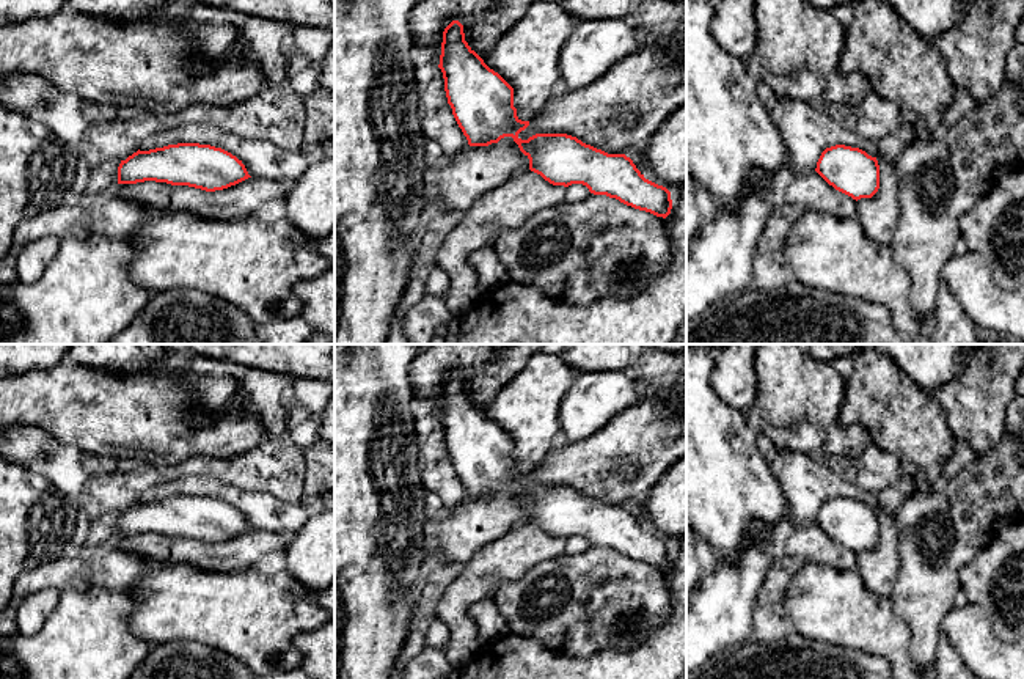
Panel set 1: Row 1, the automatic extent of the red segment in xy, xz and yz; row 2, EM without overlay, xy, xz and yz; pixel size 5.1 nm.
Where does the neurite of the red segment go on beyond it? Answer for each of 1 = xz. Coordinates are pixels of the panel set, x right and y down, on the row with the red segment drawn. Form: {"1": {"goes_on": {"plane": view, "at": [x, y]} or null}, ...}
{"1": {"goes_on": null}}

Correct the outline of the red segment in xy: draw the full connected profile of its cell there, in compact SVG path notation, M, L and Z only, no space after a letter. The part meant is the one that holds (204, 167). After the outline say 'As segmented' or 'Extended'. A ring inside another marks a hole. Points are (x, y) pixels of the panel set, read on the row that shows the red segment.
M177 143L137 151L118 167L118 184L144 181L223 190L251 178L236 156L210 145Z. As segmented

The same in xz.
M452 20L443 31L438 68L443 72L448 104L470 146L488 146L504 137L512 137L529 159L529 170L553 185L583 184L594 195L616 198L656 217L666 218L671 214L671 192L645 179L625 154L608 154L567 134L536 134L521 140L518 134L529 126L529 121L521 121L517 116L514 88L468 46L463 25L459 20Z. As segmented

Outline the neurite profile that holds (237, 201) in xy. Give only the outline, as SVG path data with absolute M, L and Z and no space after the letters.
M248 178L215 192L155 181L115 185L115 195L163 212L129 239L137 250L130 280L152 294L198 289L236 305L256 324L300 316L302 300L294 286L324 273L335 262L320 255L316 240L289 218L267 223L253 215L262 204L283 200L292 185L294 181L265 178Z

